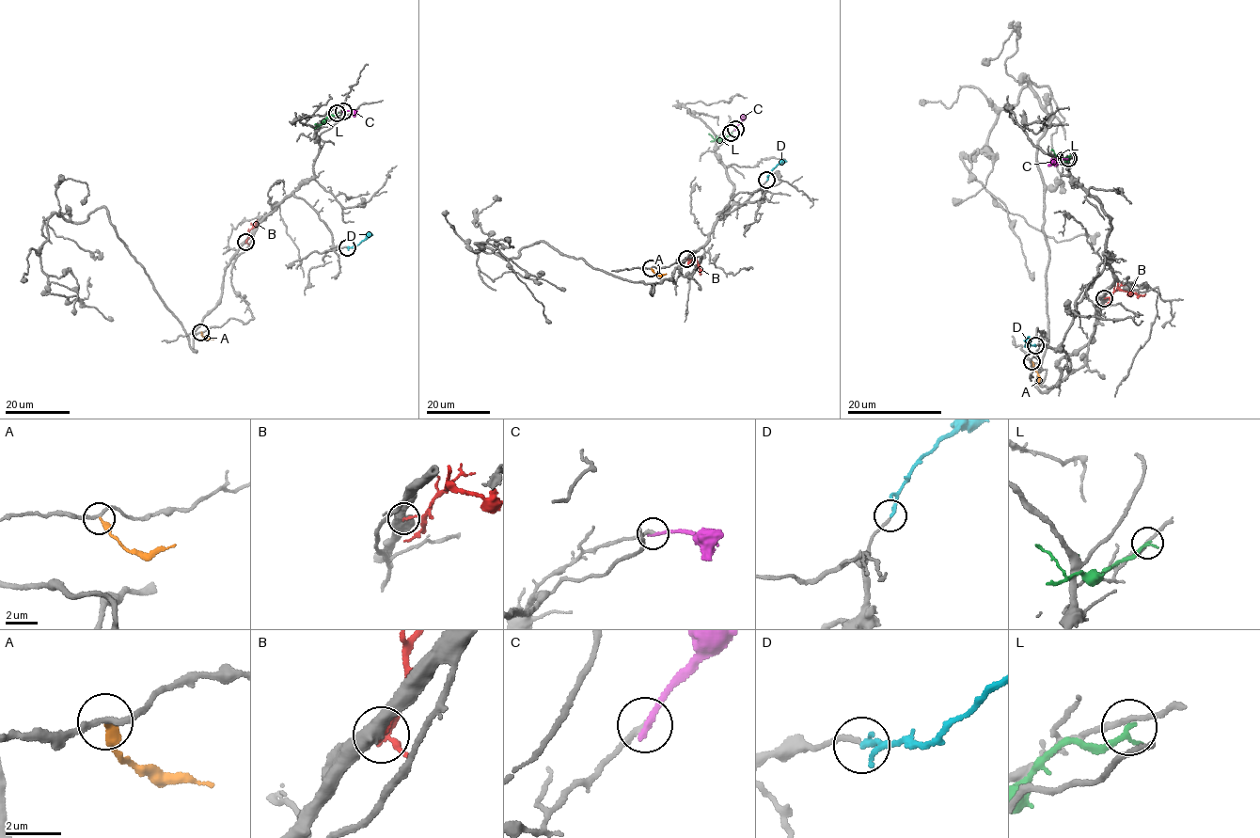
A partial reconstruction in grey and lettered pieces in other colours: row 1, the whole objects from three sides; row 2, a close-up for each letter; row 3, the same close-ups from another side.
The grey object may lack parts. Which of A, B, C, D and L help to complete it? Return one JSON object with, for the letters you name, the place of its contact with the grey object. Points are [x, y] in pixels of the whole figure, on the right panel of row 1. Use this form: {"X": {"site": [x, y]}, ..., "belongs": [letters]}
{"D": {"site": [1035, 345]}, "belongs": ["D"]}

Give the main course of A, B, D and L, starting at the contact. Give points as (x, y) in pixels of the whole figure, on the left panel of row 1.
A: (201, 332), (201, 335), (213, 339)
B: (245, 242), (257, 220)
D: (347, 247), (354, 247), (372, 235)
L: (337, 113), (329, 115), (319, 126), (315, 124)

